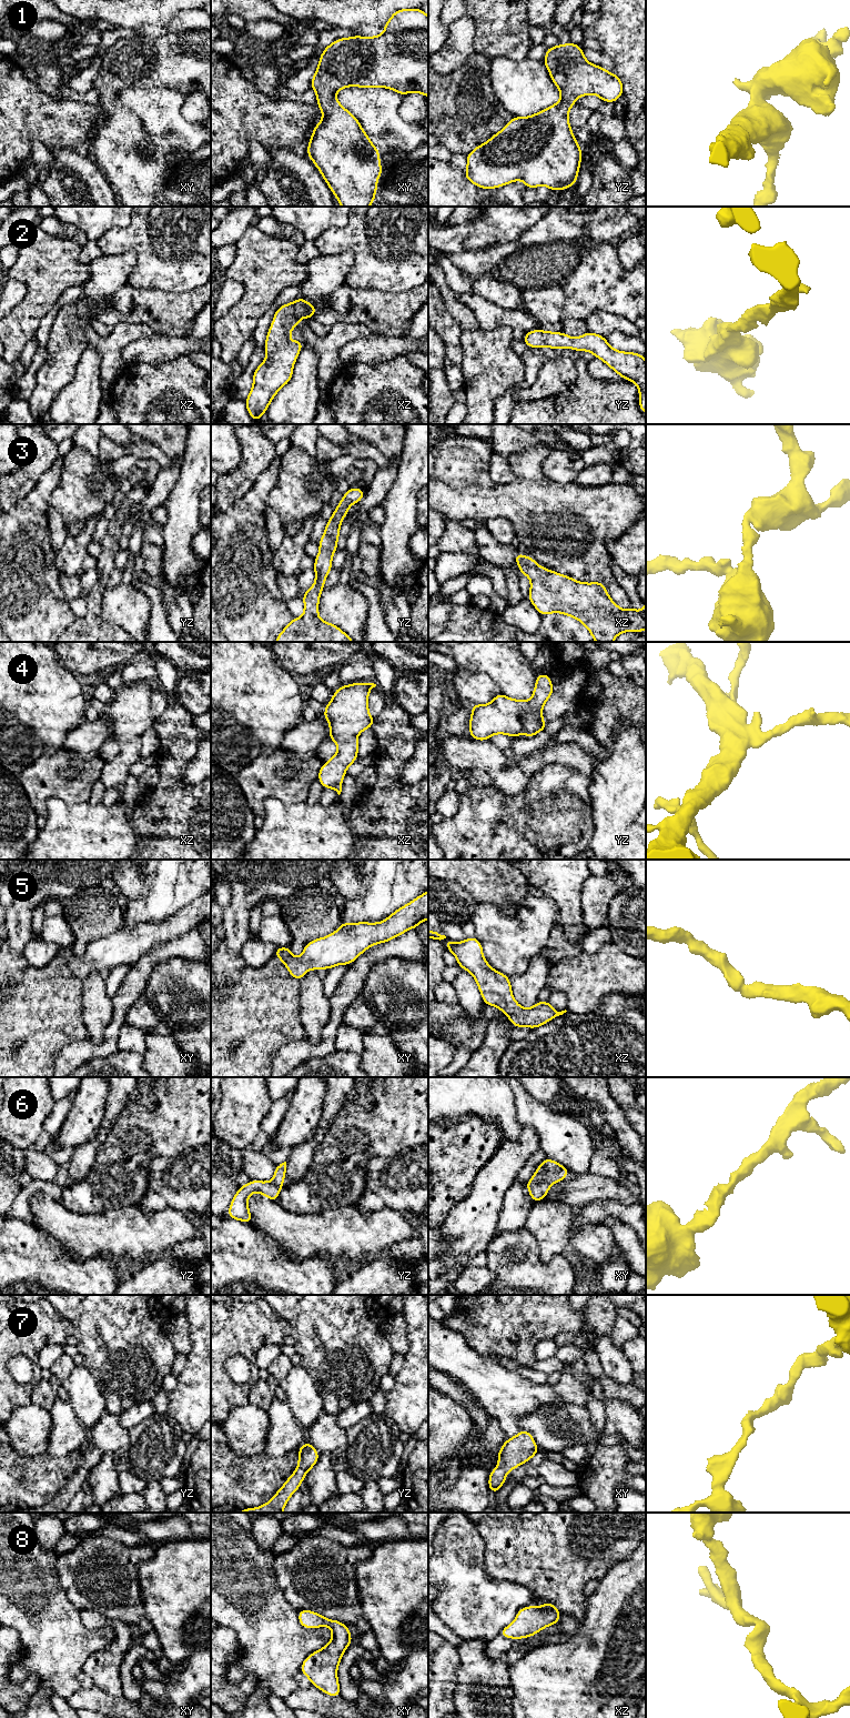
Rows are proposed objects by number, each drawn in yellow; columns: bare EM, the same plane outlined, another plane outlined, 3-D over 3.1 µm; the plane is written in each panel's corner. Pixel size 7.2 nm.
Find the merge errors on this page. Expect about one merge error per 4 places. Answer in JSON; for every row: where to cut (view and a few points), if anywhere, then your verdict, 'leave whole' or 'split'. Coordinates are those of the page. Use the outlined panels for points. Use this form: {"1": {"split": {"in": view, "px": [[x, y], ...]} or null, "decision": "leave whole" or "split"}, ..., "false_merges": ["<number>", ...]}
{"1": {"split": null, "decision": "leave whole"}, "2": {"split": null, "decision": "leave whole"}, "3": {"split": null, "decision": "leave whole"}, "4": {"split": null, "decision": "leave whole"}, "5": {"split": null, "decision": "leave whole"}, "6": {"split": null, "decision": "leave whole"}, "7": {"split": null, "decision": "leave whole"}, "8": {"split": null, "decision": "leave whole"}, "false_merges": []}

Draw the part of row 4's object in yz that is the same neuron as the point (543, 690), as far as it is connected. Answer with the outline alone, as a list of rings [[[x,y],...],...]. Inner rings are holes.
[[[537,674],[529,701],[514,700],[500,693],[488,704],[472,705],[469,736],[477,741],[486,741],[494,734],[517,739],[525,732],[527,739],[535,736],[547,726],[543,720],[543,706],[553,692],[549,675]]]

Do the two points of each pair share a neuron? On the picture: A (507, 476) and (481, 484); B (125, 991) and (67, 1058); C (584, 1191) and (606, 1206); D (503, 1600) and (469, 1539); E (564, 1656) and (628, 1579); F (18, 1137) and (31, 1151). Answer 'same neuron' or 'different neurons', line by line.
A: different neurons
B: same neuron
C: different neurons
D: same neuron
E: same neuron
F: different neurons

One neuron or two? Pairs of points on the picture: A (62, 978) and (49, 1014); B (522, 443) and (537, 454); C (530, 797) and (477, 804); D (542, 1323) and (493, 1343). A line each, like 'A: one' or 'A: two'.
A: one
B: two
C: one
D: one

